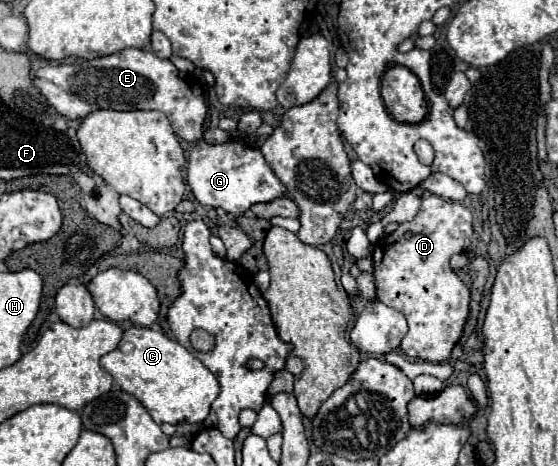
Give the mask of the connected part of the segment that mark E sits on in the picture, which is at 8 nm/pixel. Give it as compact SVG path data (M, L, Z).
M127 48L79 64L43 66L35 74L35 86L47 102L69 120L83 120L93 110L157 110L169 118L173 132L181 140L197 142L203 136L207 104L201 84L195 78L189 78L189 82L185 78L173 62L161 60L149 50Z

